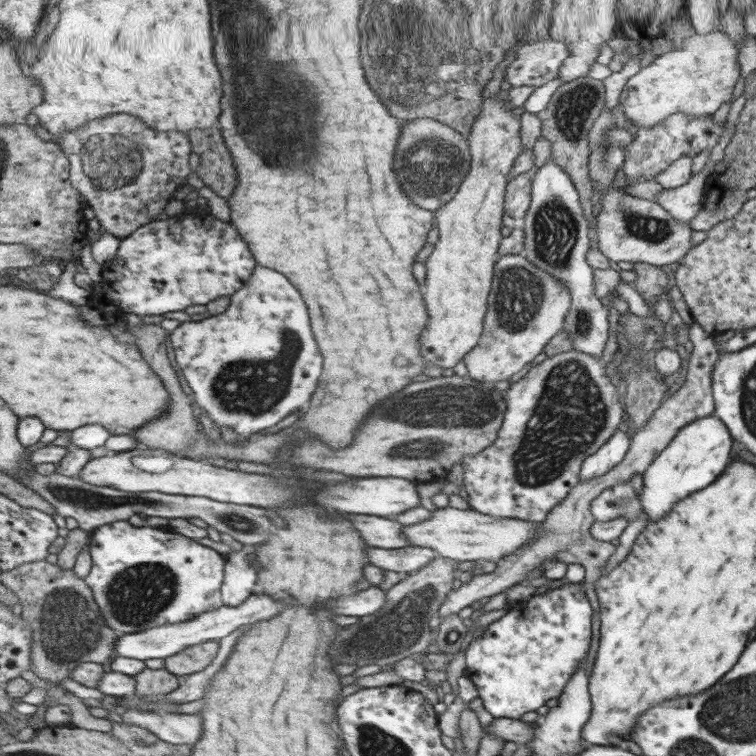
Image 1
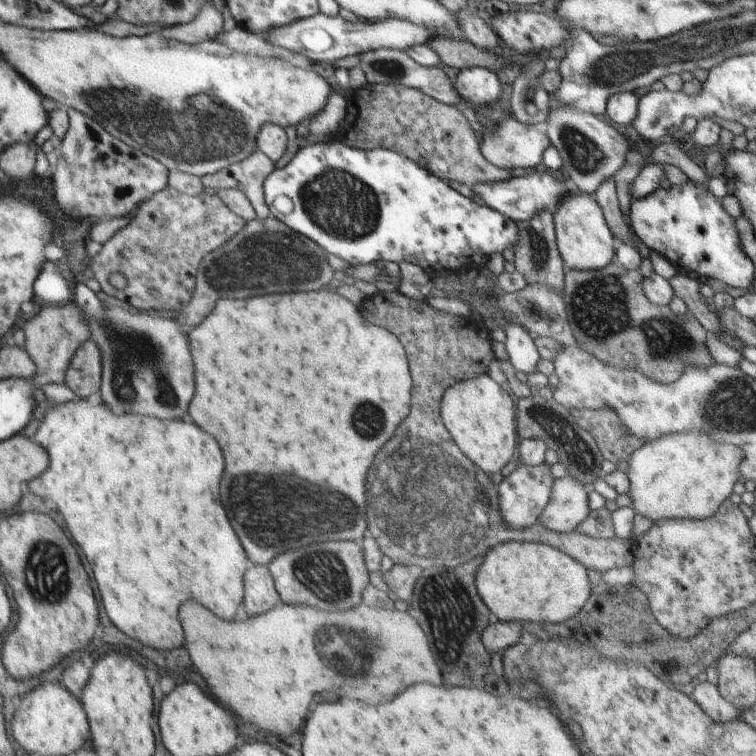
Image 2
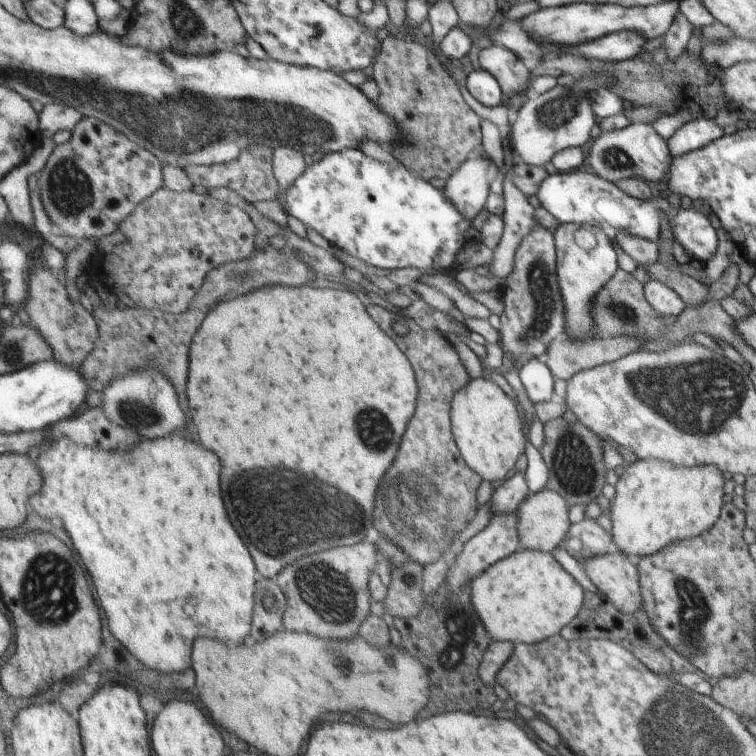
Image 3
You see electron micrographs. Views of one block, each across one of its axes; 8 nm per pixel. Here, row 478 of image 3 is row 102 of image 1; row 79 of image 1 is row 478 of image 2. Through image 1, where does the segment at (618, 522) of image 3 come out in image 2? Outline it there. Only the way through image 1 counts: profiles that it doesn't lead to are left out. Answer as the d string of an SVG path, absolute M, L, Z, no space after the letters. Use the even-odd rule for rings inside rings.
M688 430L670 432L643 444L628 461L626 475L630 480L628 494L635 514L648 518L652 524L666 520L706 520L732 494L740 478L742 450L734 444L716 442L712 434Z

